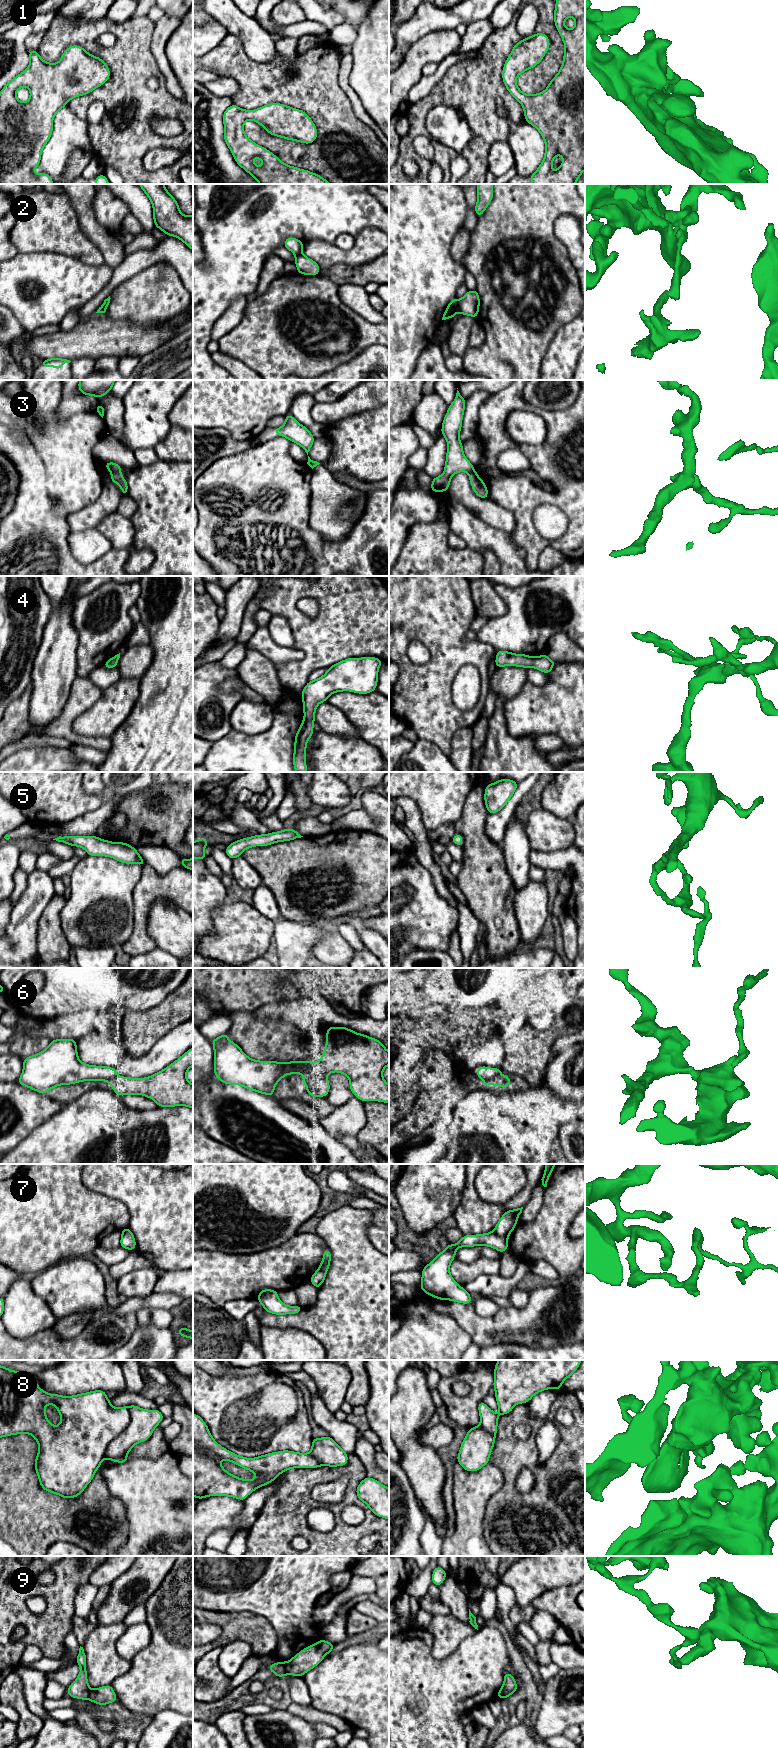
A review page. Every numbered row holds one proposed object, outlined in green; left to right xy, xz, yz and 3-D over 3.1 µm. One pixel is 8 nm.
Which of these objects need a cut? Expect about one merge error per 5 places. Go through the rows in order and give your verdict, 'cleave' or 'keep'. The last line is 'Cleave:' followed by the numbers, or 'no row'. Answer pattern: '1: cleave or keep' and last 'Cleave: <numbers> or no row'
1: keep
2: cleave
3: cleave
4: keep
5: keep
6: cleave
7: cleave
8: keep
9: cleave
Cleave: 2, 3, 6, 7, 9

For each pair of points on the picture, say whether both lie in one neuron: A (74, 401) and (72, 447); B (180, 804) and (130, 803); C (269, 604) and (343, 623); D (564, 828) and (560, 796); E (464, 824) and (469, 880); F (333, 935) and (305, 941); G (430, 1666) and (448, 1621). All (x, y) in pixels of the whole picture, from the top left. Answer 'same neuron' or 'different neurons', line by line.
A: different neurons
B: same neuron
C: same neuron
D: different neurons
E: same neuron
F: different neurons
G: different neurons

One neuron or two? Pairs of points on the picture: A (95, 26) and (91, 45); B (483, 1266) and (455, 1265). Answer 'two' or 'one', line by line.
A: one
B: one

